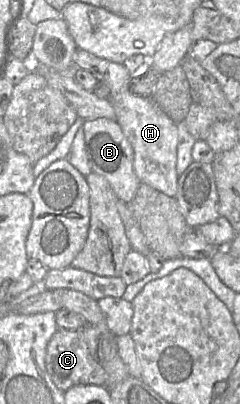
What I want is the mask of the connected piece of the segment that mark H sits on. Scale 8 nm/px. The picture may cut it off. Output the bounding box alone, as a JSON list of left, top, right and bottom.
[74,48,179,197]

